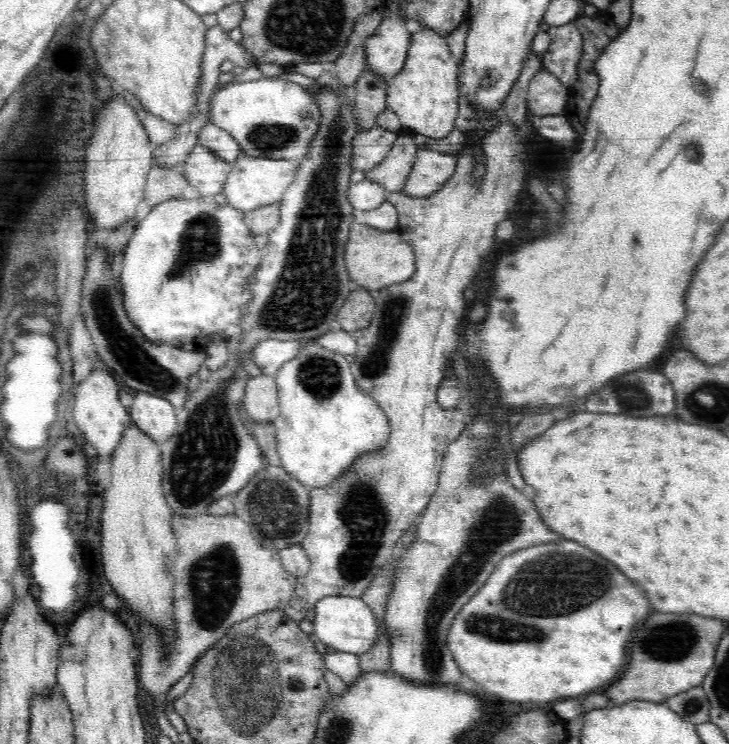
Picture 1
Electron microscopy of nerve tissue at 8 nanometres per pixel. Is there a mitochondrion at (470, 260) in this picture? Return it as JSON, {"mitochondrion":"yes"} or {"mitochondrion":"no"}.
{"mitochondrion":"no"}

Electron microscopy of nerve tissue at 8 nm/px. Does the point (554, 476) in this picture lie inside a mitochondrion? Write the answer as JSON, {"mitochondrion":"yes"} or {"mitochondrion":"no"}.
{"mitochondrion":"no"}

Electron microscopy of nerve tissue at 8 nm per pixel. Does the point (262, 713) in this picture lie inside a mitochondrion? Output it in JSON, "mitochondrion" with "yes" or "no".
{"mitochondrion":"yes"}

